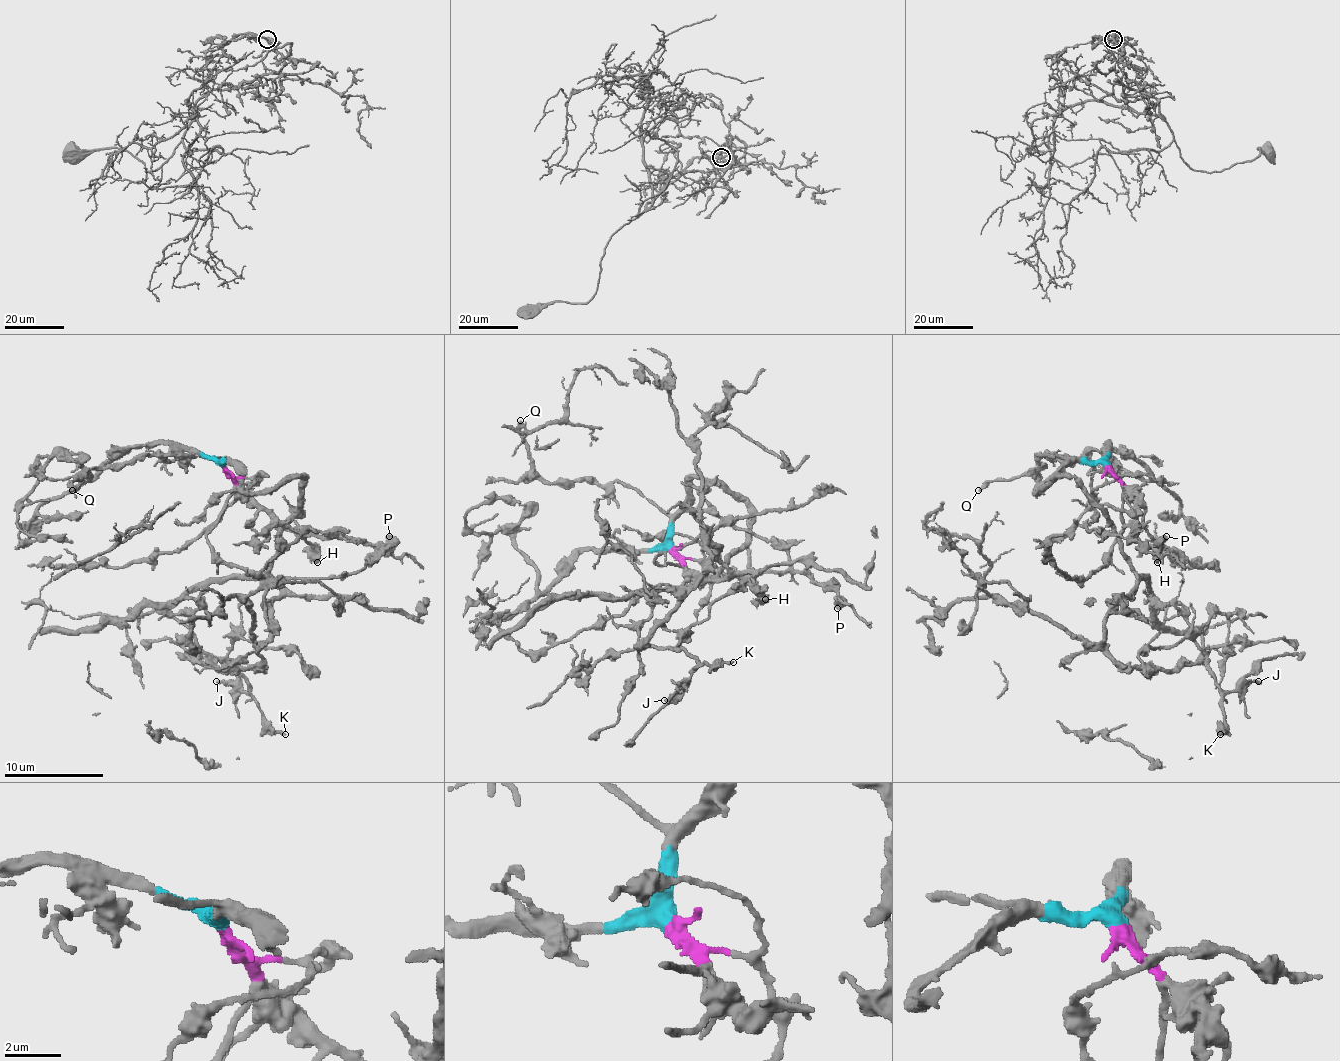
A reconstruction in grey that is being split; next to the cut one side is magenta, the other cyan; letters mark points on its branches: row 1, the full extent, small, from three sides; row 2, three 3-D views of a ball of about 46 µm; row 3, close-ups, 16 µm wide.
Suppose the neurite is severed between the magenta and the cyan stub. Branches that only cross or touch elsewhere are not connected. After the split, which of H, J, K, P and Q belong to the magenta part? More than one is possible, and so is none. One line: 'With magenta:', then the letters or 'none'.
With magenta: H, P

